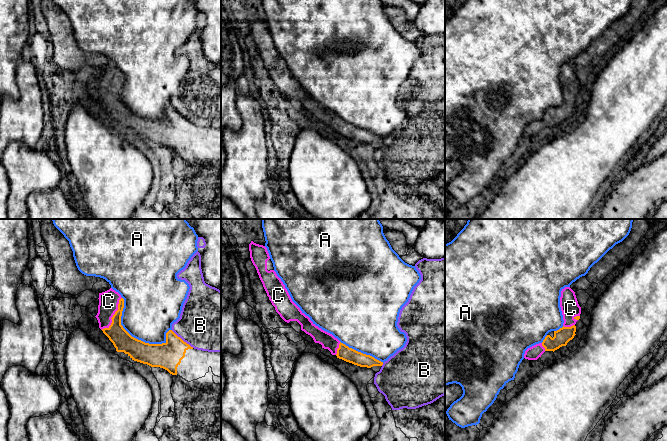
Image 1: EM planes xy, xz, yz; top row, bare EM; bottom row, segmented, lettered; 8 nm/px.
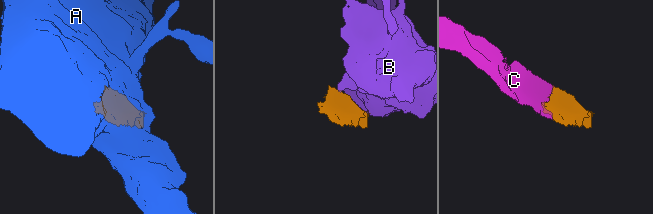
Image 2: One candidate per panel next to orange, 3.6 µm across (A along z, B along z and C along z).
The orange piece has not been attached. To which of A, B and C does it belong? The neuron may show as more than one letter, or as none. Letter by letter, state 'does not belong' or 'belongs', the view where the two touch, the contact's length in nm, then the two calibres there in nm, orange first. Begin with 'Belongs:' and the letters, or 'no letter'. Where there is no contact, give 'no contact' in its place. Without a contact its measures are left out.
Belongs: C
A: does not belong; contact in xy; length 500 nm; calibres 180 and 420 nm
B: does not belong; contact in xy; length 240 nm; calibres 220 and 460 nm
C: belongs; contact in xy; length 300 nm; calibres 160 and 160 nm

